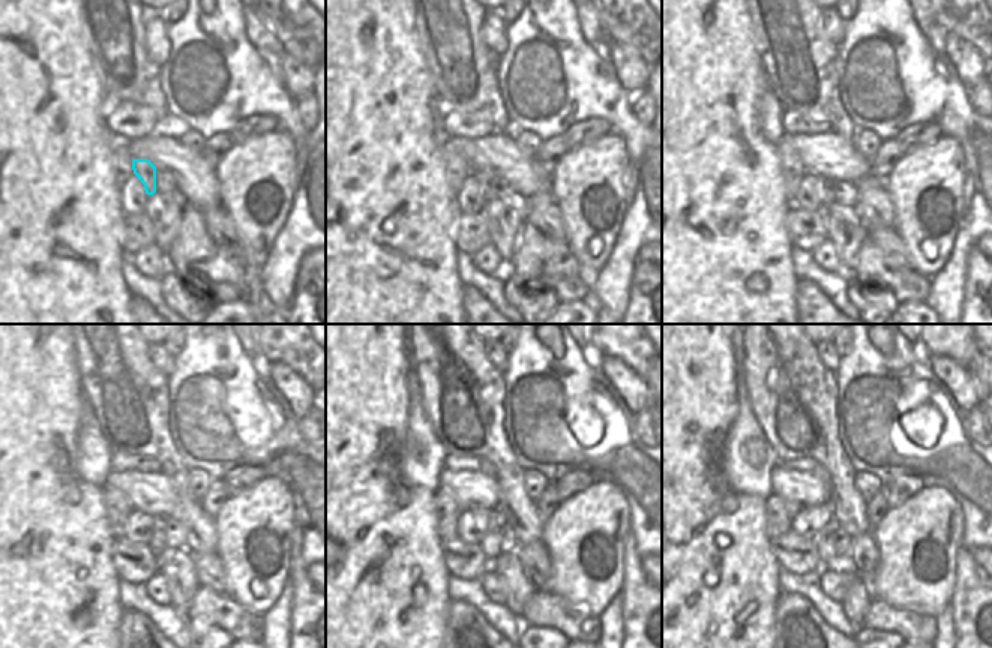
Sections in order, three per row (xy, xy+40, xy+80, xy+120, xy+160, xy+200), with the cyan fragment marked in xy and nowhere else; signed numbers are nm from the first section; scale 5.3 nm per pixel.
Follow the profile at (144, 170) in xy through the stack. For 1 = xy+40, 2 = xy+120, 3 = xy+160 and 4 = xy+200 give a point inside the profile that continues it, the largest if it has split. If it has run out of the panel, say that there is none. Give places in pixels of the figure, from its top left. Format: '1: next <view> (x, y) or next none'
1: next xy+40 (485, 177)
2: next xy+120 (156, 542)
3: next xy+160 (491, 545)
4: next xy+200 (824, 543)

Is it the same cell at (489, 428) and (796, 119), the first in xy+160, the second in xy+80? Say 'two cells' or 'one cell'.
two cells

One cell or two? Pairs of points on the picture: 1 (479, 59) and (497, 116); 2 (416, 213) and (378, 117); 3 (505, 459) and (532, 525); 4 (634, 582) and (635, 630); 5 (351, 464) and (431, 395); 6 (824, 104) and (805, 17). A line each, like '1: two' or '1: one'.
1: one
2: one
3: one
4: one
5: two
6: one

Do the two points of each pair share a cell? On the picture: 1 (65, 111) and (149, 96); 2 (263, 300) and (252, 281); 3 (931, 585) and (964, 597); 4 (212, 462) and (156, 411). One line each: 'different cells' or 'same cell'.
1: different cells
2: same cell
3: different cells
4: different cells

